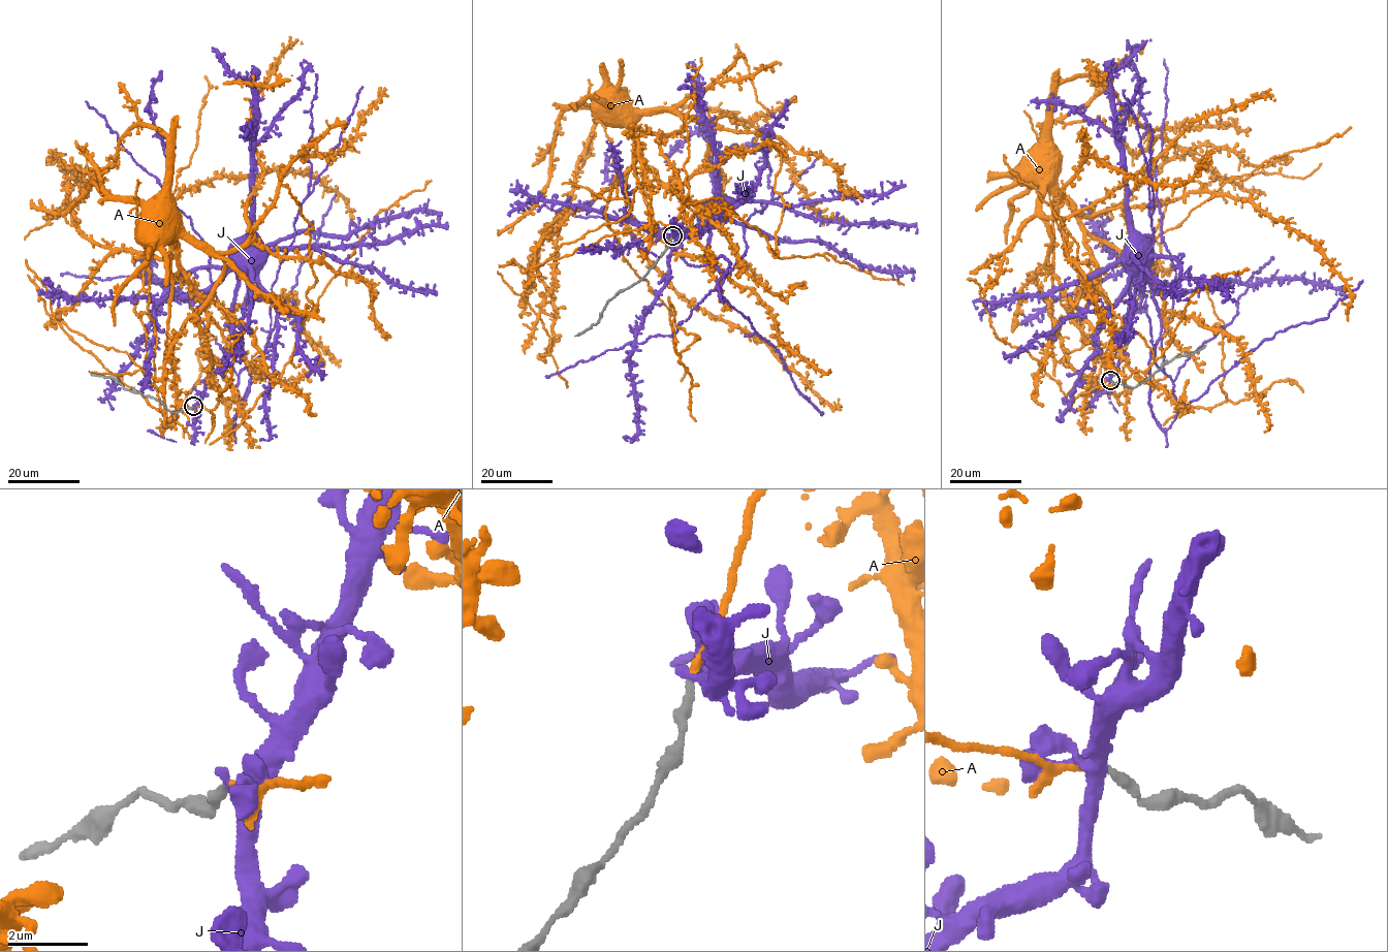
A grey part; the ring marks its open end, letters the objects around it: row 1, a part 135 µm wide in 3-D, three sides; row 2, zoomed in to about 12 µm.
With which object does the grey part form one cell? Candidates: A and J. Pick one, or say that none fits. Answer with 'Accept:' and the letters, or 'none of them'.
Accept: A

